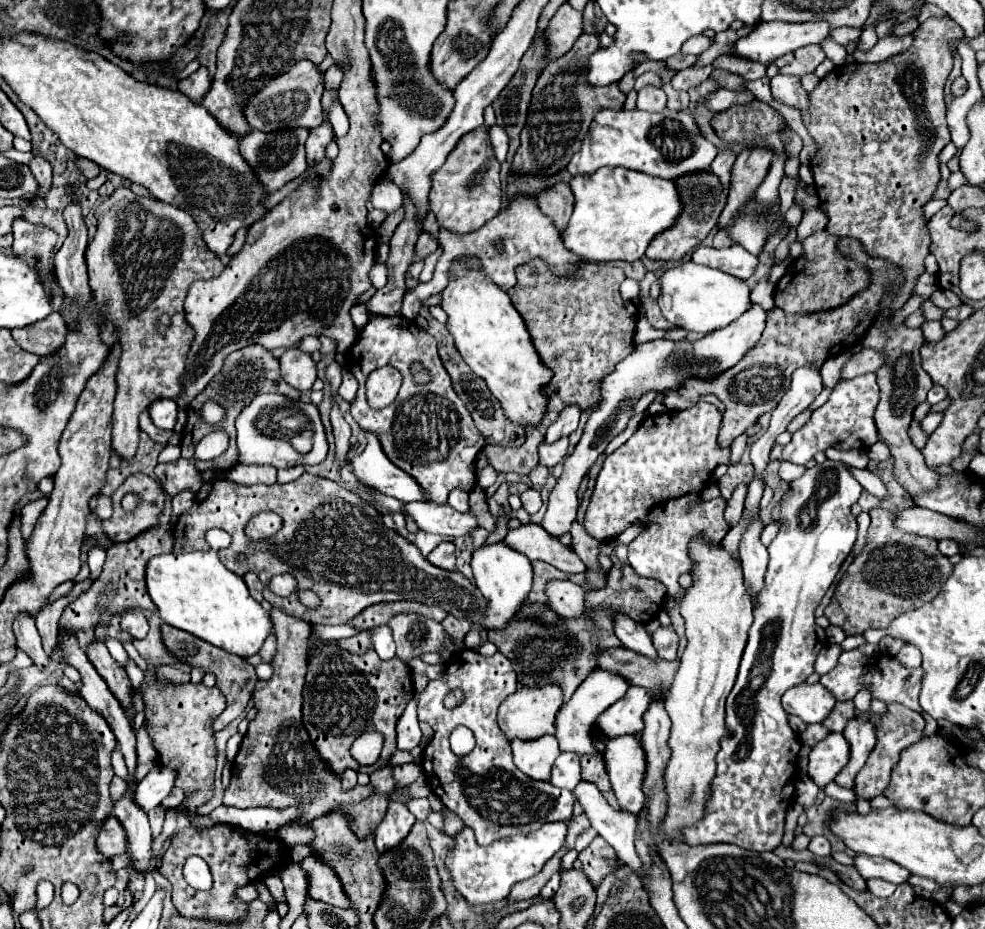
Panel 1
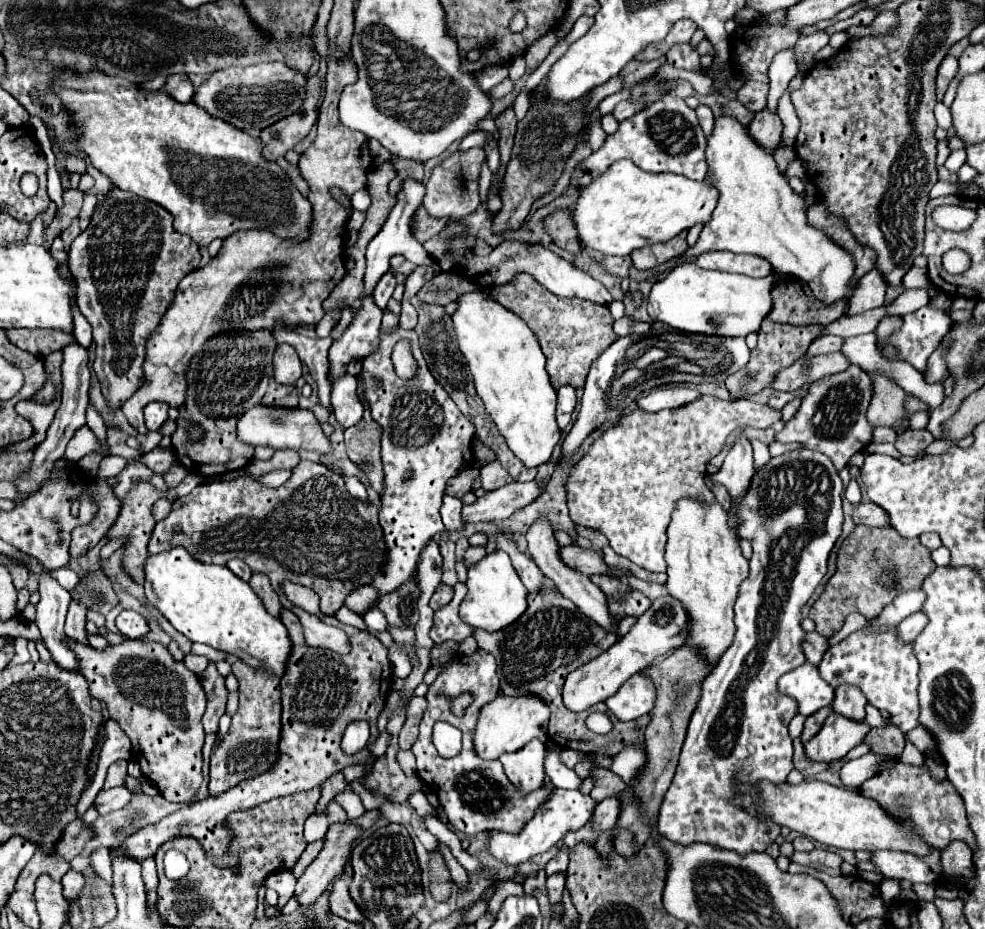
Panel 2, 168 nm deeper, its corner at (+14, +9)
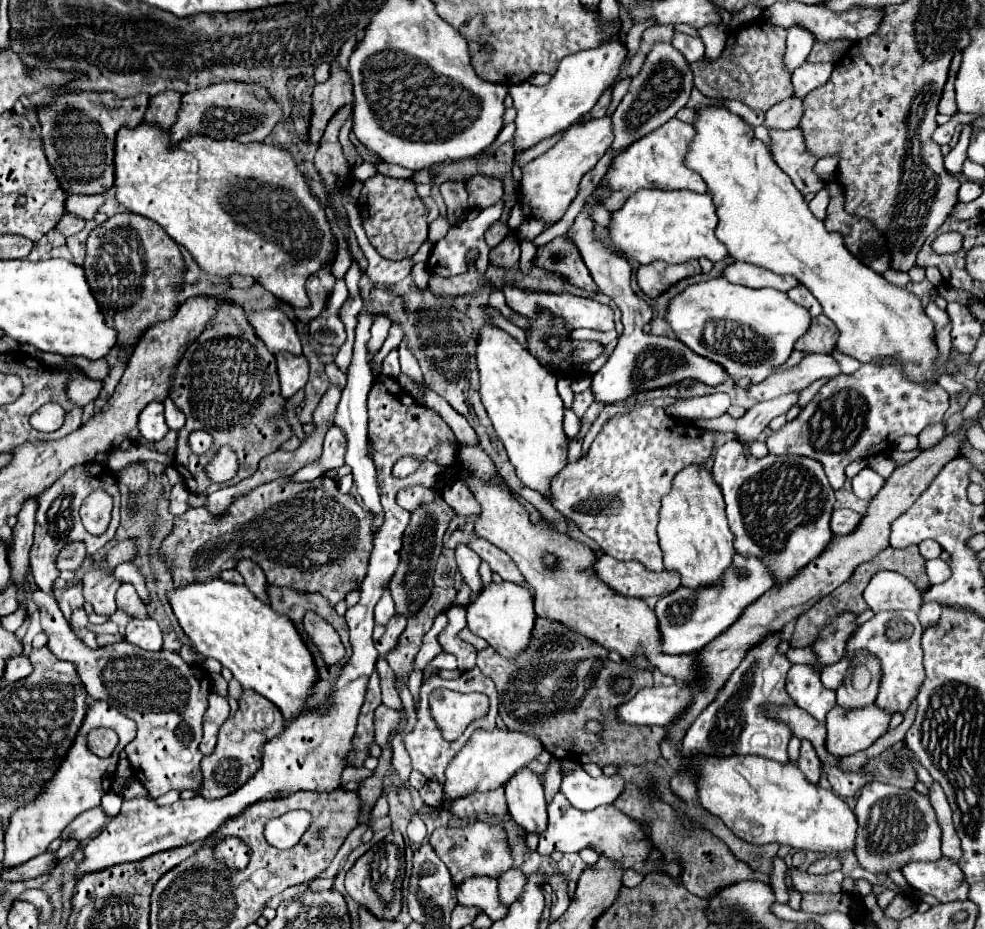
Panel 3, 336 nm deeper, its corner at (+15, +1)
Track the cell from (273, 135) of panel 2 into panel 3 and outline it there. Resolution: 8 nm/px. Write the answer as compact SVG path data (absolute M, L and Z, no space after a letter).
M332 63L332 75L326 83L318 83L314 87L314 113L310 121L310 141L320 143L324 129L332 115L348 105L354 95L352 95L352 83L348 77L346 69L338 69L336 63Z

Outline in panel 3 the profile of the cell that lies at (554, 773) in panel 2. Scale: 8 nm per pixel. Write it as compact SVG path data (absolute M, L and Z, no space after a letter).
M580 765L564 775L562 793L566 799L582 811L592 811L600 805L610 805L624 791L626 781L620 775L590 777Z

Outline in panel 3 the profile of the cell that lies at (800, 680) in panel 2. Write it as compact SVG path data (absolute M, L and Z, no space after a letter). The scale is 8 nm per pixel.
M792 665L786 677L786 691L800 709L818 721L824 721L826 713L836 707L836 691L822 685L812 665Z

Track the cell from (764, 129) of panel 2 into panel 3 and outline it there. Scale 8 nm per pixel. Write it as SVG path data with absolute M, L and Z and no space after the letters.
M788 97L766 111L766 127L794 129L794 127L798 127L802 113L804 113L802 99L800 97Z

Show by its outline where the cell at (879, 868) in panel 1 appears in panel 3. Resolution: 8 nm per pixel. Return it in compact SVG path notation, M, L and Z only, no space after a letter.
M940 857L938 861L934 863L908 863L904 869L902 869L906 881L922 891L922 893L928 893L928 895L934 895L938 901L964 901L968 899L968 883L966 883L966 877L962 873L962 869L958 867L956 861L952 861L950 857Z

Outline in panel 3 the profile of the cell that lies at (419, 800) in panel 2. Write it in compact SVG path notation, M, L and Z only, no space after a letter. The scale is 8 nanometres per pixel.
M480 819L468 827L440 827L430 835L428 843L450 869L454 885L460 885L470 877L500 877L514 863L506 831L500 825L490 825Z

